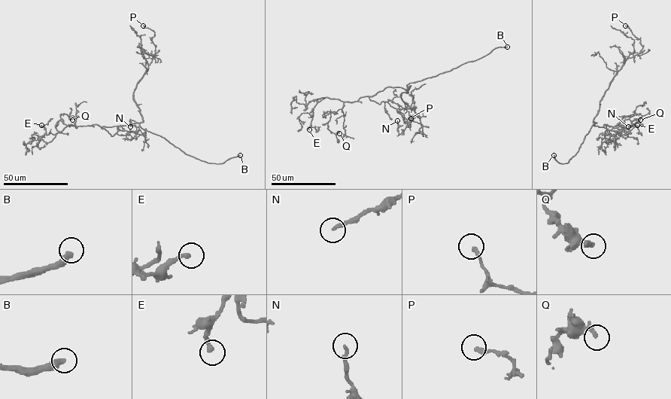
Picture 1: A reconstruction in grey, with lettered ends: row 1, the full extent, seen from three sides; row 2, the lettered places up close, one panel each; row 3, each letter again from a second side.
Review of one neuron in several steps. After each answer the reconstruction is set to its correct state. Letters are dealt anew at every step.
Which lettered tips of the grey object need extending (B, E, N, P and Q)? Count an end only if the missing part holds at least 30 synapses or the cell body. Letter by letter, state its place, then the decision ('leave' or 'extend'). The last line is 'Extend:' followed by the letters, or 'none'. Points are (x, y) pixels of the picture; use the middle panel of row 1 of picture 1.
B: place (507, 47); extend
E: place (309, 129); extend
N: place (397, 120); leave
P: place (411, 118); leave
Q: place (339, 133); leave
Extend: B, E

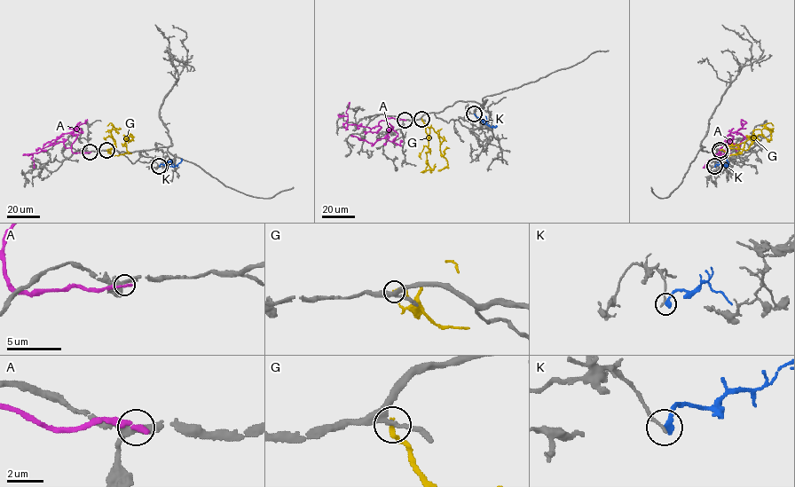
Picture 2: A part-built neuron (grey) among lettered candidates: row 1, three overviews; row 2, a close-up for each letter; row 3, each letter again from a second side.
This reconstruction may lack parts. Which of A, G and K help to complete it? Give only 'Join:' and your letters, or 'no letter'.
Join: no letter

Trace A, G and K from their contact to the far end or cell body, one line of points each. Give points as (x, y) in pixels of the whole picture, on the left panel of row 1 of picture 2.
A: (90, 152), (74, 153), (59, 142), (31, 153), (35, 168)
G: (106, 150), (113, 155), (127, 153), (125, 139), (132, 136), (127, 140), (123, 135)
K: (159, 166), (165, 163), (177, 165), (181, 159)

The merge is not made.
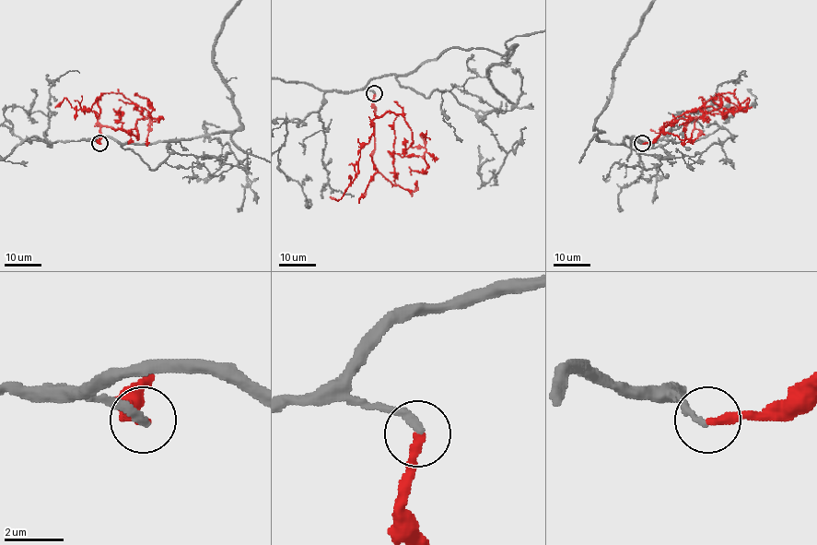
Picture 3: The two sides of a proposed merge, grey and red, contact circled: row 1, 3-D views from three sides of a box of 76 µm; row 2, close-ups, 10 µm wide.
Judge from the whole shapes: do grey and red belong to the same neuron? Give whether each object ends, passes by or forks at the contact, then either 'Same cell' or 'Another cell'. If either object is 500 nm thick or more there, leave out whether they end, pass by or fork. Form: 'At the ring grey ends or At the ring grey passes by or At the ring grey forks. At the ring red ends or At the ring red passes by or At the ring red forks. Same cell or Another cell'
At the ring grey ends. At the ring red ends. Same cell

